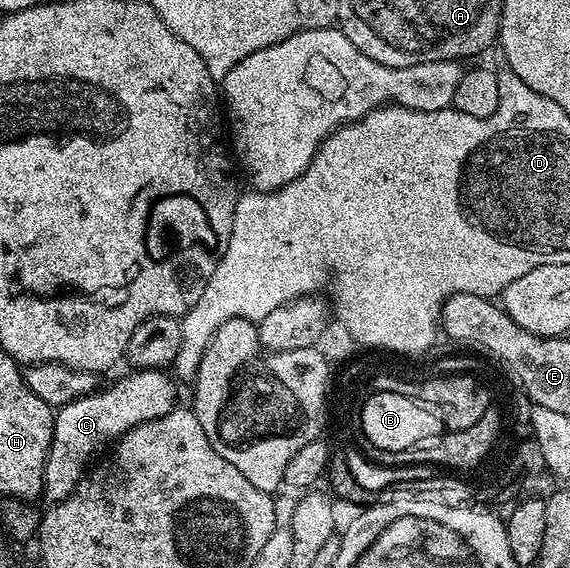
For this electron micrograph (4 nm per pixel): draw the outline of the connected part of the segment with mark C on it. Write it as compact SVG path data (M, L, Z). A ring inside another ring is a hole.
M134 370L129 373L111 386L103 385L88 396L80 396L57 407L52 444L46 461L46 482L42 485L42 494L47 498L47 503L53 504L67 498L78 487L91 463L122 435L141 422L156 420L175 409L174 397L179 387L166 370Z

